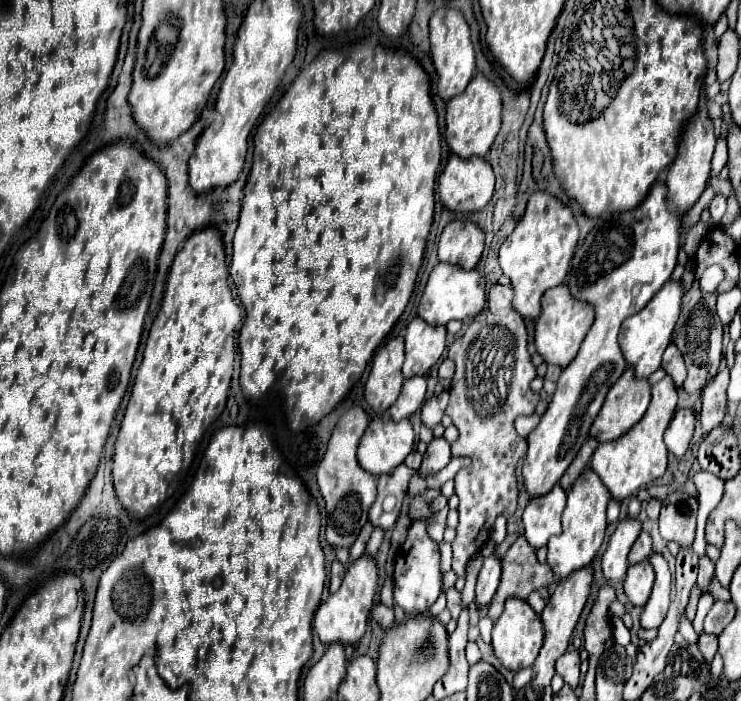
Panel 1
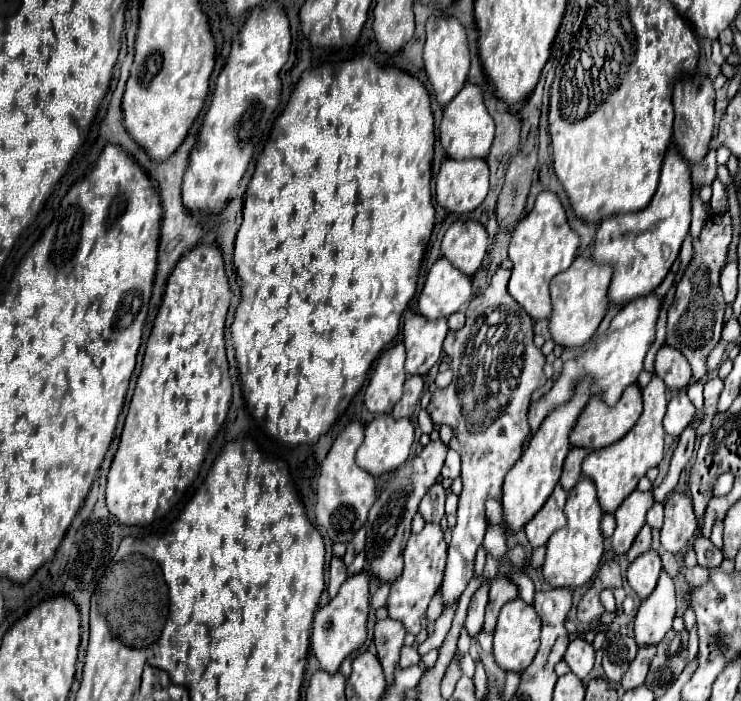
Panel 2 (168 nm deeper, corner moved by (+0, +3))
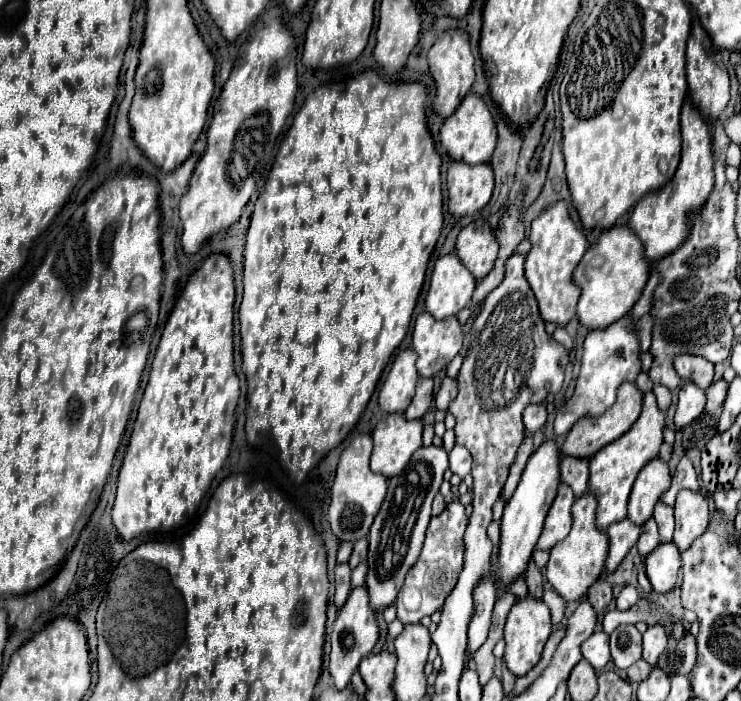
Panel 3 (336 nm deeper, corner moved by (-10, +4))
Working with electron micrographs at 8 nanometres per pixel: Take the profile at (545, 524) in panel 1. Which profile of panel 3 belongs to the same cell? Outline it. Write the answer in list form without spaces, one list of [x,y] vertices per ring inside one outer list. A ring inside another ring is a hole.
[[[561,484],[557,498],[545,518],[545,526],[543,526],[543,532],[537,542],[539,550],[551,550],[559,540],[563,540],[567,536],[571,522],[573,522],[573,516],[571,516],[573,500],[575,500],[573,490],[567,484]]]

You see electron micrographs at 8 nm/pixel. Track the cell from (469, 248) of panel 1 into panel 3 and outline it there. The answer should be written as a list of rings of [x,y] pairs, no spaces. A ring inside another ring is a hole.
[[[479,218],[467,224],[457,236],[455,250],[461,262],[467,266],[467,270],[473,272],[477,280],[487,276],[497,258],[497,240],[489,222]]]

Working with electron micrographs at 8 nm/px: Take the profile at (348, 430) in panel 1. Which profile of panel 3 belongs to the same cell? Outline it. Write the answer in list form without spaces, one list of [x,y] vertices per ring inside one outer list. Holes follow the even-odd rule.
[[[361,434],[351,440],[349,448],[341,452],[335,482],[331,486],[331,504],[329,504],[329,524],[333,534],[343,542],[355,542],[367,536],[383,500],[387,494],[387,478],[383,474],[371,472],[369,456],[373,450],[373,440],[369,434]]]

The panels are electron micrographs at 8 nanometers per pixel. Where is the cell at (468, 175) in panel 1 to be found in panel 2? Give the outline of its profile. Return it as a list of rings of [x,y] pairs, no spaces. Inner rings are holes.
[[[447,159],[437,175],[435,199],[449,213],[475,211],[489,191],[489,167],[485,159]]]

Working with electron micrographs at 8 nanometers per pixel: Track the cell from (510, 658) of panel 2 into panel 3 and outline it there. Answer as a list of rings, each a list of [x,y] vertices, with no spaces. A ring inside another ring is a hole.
[[[531,594],[517,600],[513,604],[513,608],[509,610],[507,624],[505,624],[507,646],[505,646],[503,660],[505,660],[507,668],[515,676],[525,676],[541,660],[541,652],[543,652],[543,646],[545,646],[549,634],[551,634],[551,616],[549,616],[549,608],[543,604],[543,600],[537,600]]]

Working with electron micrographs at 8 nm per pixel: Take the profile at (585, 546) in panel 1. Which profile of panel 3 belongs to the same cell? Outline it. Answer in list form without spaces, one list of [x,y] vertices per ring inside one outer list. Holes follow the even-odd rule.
[[[589,490],[573,502],[573,510],[571,510],[573,526],[571,526],[569,536],[551,548],[551,556],[547,562],[547,580],[567,602],[579,600],[581,596],[589,592],[589,588],[601,576],[605,560],[607,560],[609,538],[603,530],[595,526],[595,510],[597,510],[597,498],[591,496],[591,490]]]

